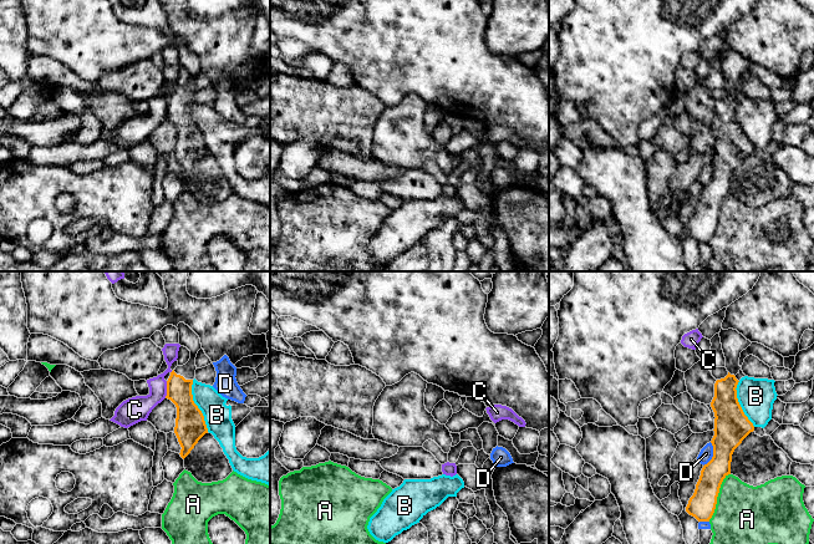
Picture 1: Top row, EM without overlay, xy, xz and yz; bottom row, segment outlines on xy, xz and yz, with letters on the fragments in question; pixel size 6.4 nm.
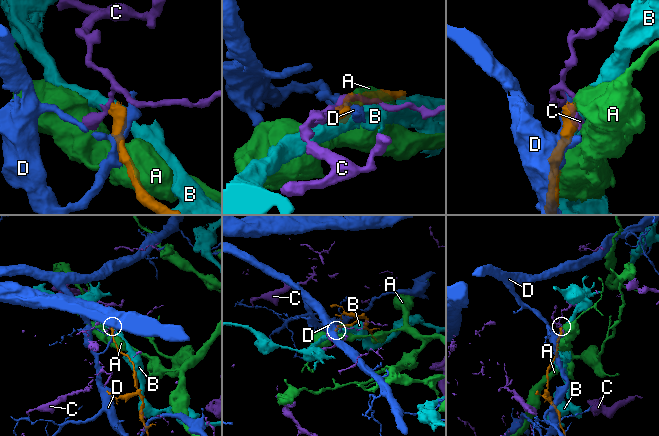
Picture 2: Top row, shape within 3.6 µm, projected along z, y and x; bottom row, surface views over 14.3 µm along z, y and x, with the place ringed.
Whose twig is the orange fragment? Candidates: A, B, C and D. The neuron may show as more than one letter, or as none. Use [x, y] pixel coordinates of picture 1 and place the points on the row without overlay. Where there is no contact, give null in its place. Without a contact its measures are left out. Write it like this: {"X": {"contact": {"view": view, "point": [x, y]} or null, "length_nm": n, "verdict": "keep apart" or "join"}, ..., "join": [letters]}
{"A": {"contact": {"view": "yz", "point": [717, 217]}, "length_nm": 340, "verdict": "keep apart"}, "B": {"contact": {"view": "xy", "point": [197, 127]}, "length_nm": 360, "verdict": "keep apart"}, "C": {"contact": {"view": "xy", "point": [167, 111]}, "length_nm": 110, "verdict": "keep apart"}, "D": {"contact": {"view": "yz", "point": [713, 176]}, "length_nm": 170, "verdict": "keep apart"}, "join": []}

